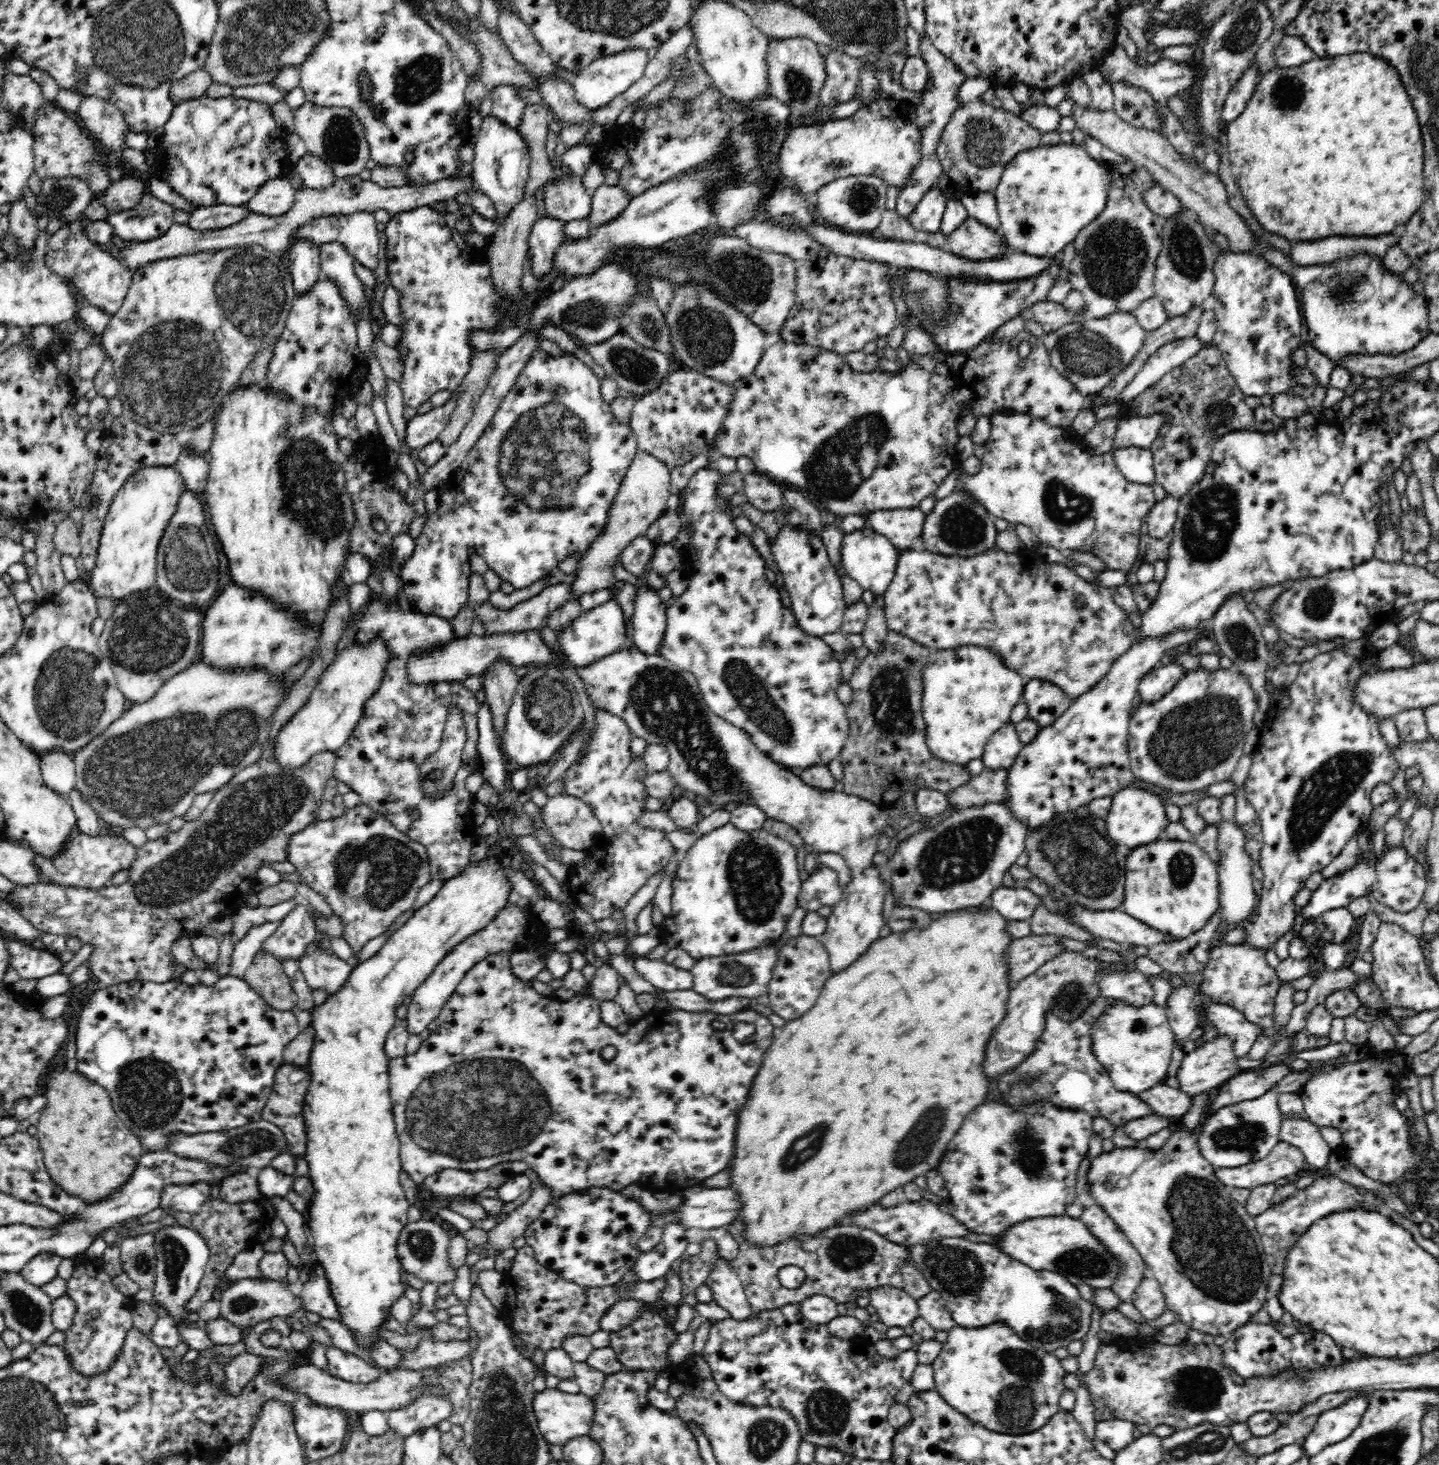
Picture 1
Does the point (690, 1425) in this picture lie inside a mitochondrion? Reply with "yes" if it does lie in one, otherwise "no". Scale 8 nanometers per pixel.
no

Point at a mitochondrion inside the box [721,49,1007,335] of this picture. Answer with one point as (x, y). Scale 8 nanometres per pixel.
(800, 85)

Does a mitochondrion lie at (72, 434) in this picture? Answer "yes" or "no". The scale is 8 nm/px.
no

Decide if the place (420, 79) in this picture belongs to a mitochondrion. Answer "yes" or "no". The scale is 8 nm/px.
yes

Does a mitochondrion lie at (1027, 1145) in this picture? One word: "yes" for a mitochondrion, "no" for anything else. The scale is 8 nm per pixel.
yes

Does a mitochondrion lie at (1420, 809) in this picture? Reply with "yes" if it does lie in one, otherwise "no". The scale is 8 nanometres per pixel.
no

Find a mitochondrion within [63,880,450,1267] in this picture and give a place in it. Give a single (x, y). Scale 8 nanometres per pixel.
(147, 1089)

